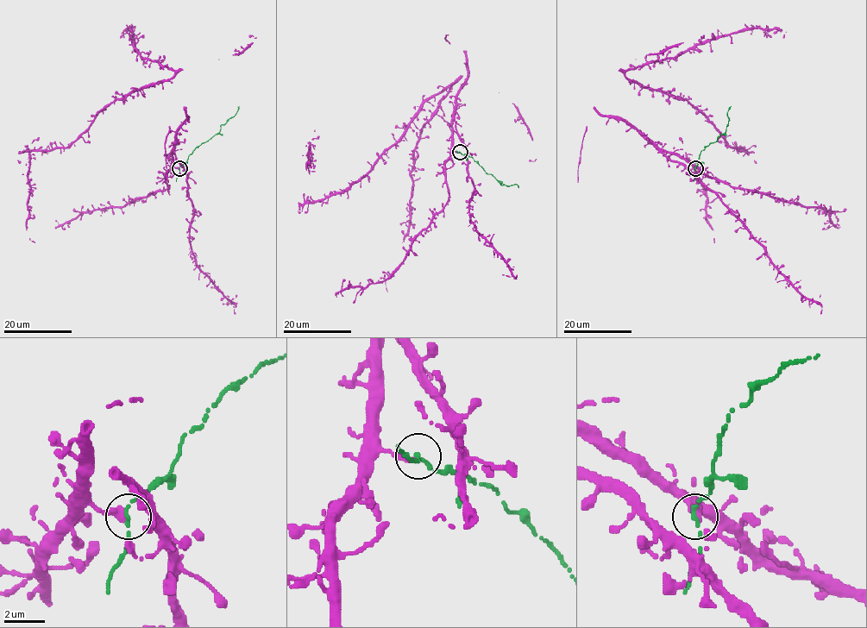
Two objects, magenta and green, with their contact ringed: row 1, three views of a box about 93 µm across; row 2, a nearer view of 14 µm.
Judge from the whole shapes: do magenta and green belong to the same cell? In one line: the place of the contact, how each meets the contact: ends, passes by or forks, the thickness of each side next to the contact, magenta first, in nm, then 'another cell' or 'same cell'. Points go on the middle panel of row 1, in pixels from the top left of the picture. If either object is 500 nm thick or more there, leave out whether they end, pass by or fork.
place (460, 152); magenta ends; green passes by; calibres 400 and 180 nm; same cell

